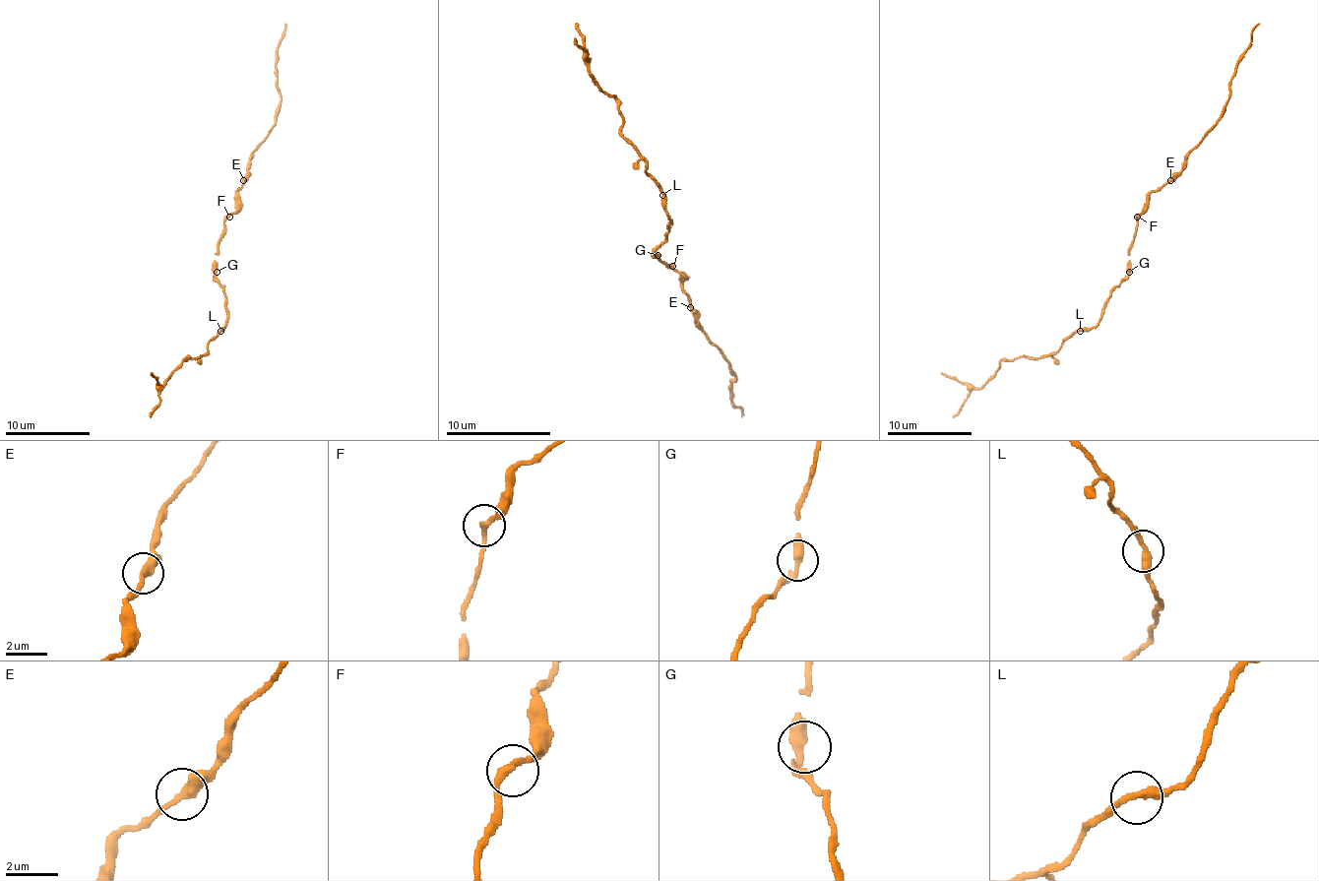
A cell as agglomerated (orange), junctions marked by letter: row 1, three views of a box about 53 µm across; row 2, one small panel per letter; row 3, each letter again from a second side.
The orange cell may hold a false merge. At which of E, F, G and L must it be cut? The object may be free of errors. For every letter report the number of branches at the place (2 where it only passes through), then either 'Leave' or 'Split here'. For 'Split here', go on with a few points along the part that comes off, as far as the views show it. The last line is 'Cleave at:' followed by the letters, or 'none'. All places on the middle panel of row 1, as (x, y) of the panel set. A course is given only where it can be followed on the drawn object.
E: Branches: 2. Split here. Course of the part to remove: (691, 308), (699, 329), (718, 346), (733, 370), (735, 378), (730, 389), (741, 417)
F: Branches: 2. Leave
G: Branches: 2. Leave
L: Branches: 2. Leave
Cleave at: E

